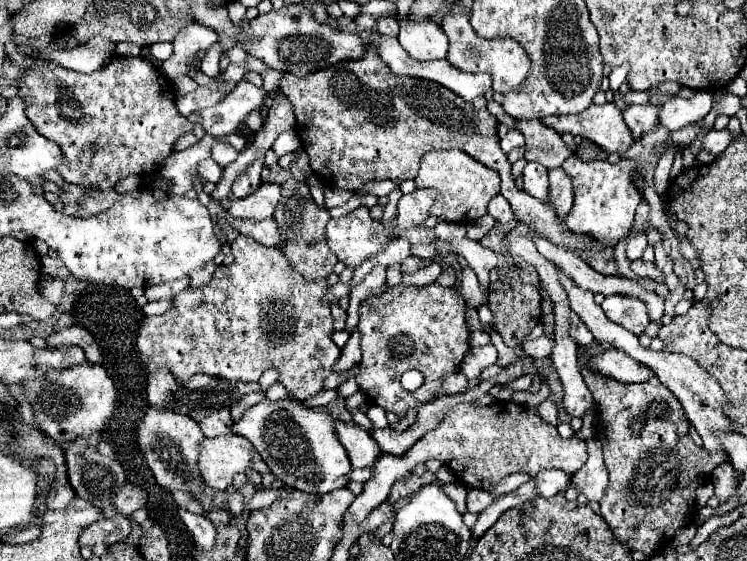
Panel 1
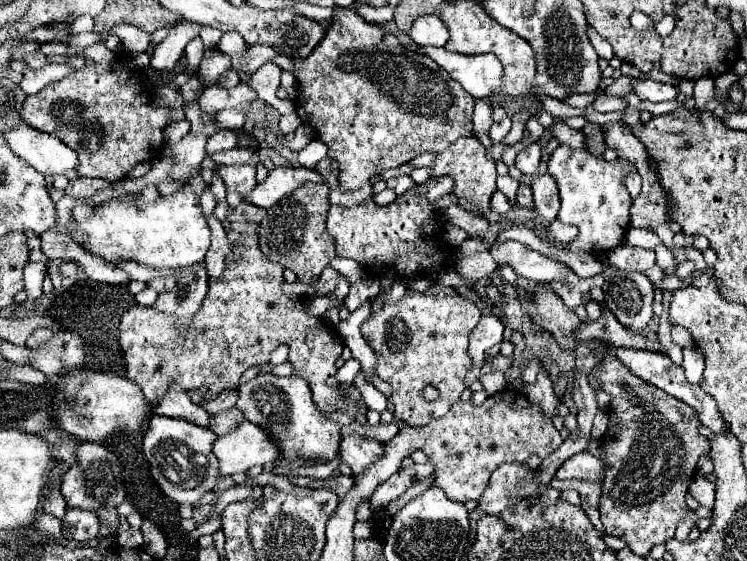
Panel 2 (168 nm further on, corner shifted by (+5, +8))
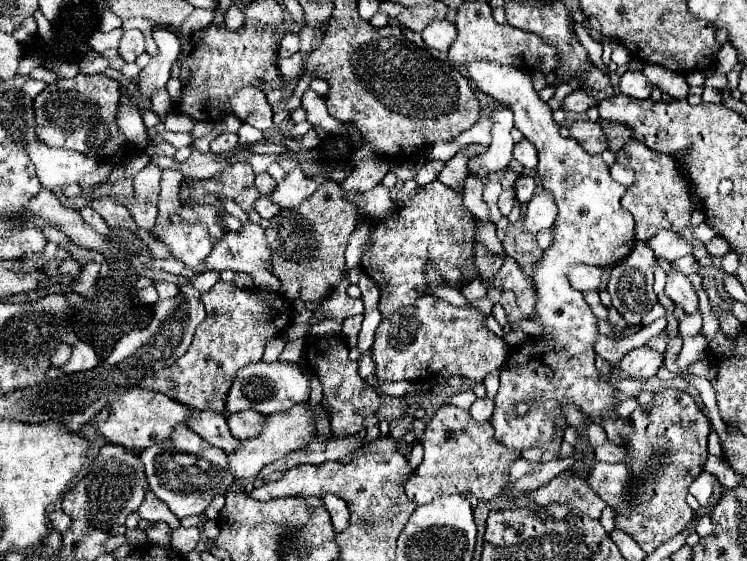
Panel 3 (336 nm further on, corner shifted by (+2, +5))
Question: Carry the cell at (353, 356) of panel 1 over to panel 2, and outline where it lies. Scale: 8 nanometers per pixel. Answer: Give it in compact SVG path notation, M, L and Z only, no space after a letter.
M365 275L363 279L351 283L349 295L343 303L349 311L355 311L365 301L365 297L377 297L377 293L379 293L379 279L375 275Z

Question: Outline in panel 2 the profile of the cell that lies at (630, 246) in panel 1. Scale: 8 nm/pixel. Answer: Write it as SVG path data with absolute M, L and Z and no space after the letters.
M631 227L627 231L627 245L643 247L643 249L655 249L657 245L661 245L661 239L651 229L633 229Z

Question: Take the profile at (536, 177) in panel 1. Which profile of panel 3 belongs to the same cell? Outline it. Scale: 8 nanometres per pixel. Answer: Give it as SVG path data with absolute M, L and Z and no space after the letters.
M522 138L522 142L518 142L514 146L514 158L526 168L526 170L534 170L538 166L538 154L536 154L536 148L526 140Z

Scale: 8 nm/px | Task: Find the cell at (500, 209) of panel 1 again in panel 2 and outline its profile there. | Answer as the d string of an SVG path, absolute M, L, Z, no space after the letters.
M495 191L493 197L491 197L491 209L493 209L495 213L503 215L503 213L507 213L507 211L511 209L511 203L509 203L509 199L507 199L501 191Z

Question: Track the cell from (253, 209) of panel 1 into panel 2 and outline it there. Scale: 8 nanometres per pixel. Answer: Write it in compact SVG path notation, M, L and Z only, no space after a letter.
M277 167L271 175L259 183L245 199L257 207L273 207L283 197L289 197L297 187L303 183L325 182L324 178L316 171L305 167Z

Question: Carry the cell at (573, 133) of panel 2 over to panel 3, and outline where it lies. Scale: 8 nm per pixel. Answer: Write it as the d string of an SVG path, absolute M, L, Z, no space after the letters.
M580 120L580 122L570 122L568 130L570 130L570 136L576 142L580 142L584 152L602 154L606 150L606 136L602 134L600 124L588 122L588 120Z

